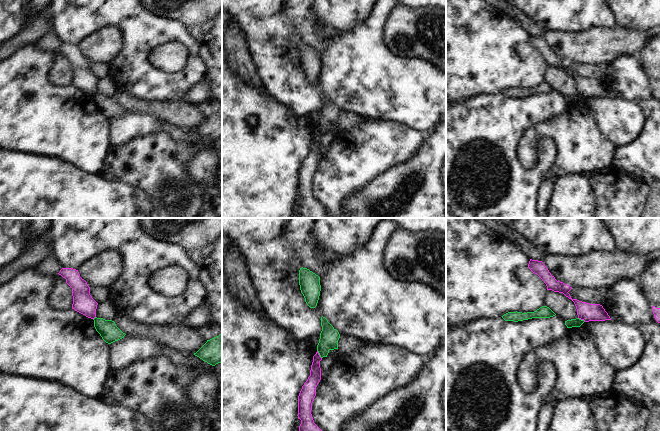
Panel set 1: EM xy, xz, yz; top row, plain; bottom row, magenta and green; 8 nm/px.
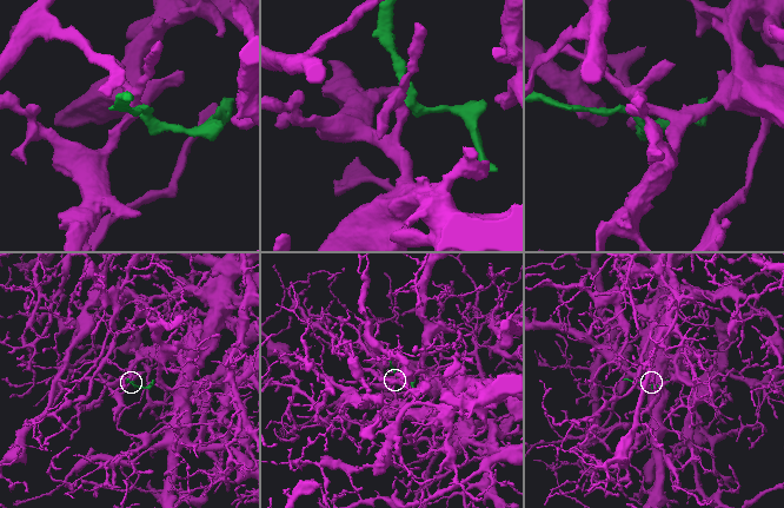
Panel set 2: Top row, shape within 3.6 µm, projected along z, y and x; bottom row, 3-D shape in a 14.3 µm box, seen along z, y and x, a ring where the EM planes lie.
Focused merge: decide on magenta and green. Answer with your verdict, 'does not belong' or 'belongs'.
does not belong

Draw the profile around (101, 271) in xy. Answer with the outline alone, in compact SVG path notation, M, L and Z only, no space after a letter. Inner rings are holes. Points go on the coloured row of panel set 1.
M104 251L85 261L77 270L90 288L109 288L121 275L122 258L117 252Z

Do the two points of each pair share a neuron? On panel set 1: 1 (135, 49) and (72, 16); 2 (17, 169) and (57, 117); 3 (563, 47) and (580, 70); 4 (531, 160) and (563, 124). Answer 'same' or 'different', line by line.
1: same
2: different
3: different
4: same

